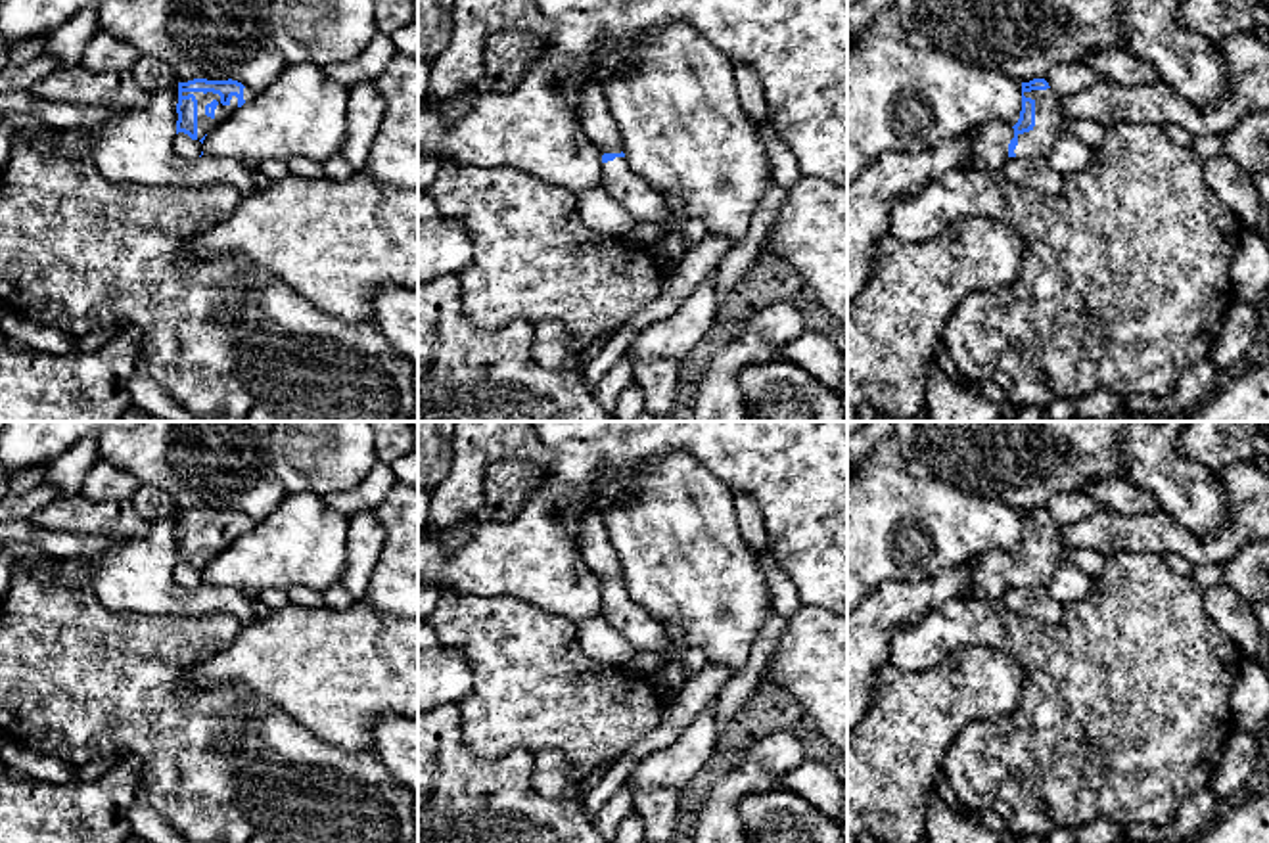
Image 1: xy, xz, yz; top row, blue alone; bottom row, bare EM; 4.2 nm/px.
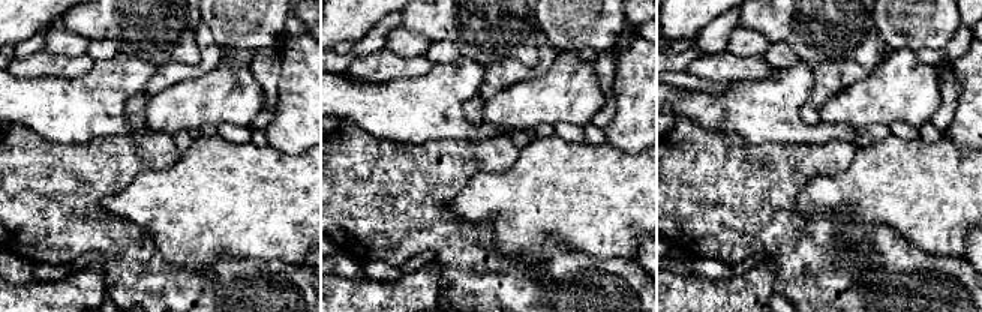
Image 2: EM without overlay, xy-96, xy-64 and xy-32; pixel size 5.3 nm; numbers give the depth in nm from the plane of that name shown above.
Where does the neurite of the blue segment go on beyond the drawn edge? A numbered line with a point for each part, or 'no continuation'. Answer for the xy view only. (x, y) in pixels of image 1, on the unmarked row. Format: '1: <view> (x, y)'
1: xy (184, 575)

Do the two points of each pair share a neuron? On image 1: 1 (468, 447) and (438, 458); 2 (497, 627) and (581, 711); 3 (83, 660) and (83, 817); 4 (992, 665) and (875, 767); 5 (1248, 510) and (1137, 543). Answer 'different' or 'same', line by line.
1: different
2: same
3: different
4: same
5: same

